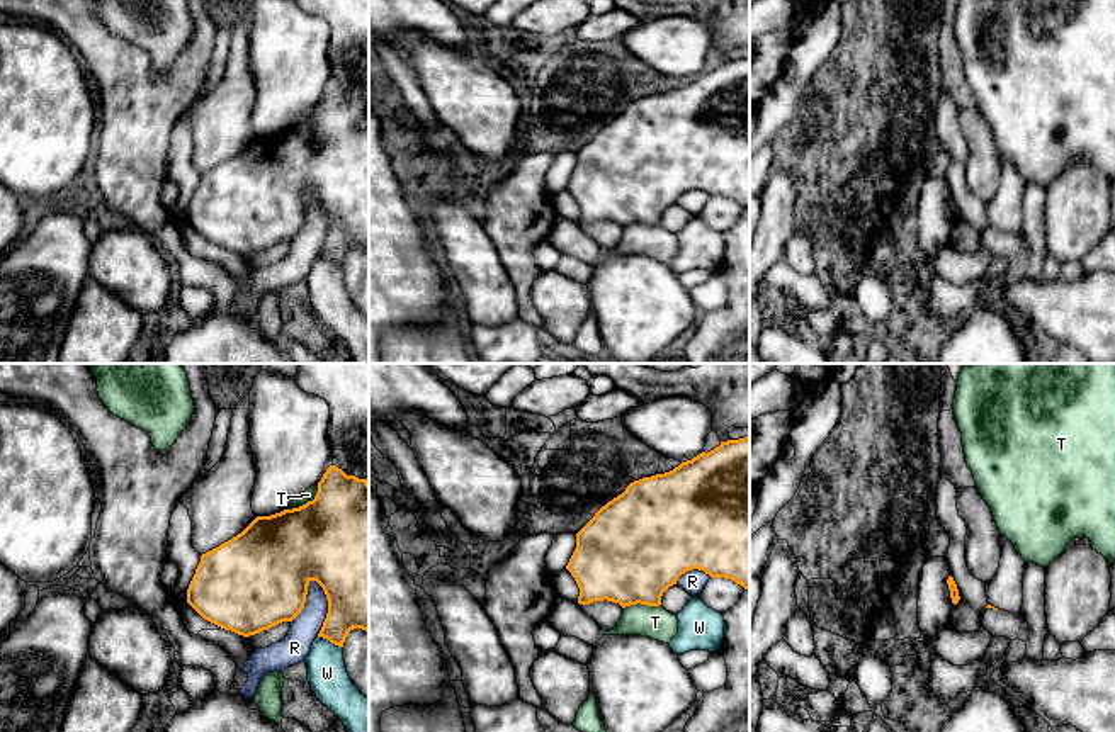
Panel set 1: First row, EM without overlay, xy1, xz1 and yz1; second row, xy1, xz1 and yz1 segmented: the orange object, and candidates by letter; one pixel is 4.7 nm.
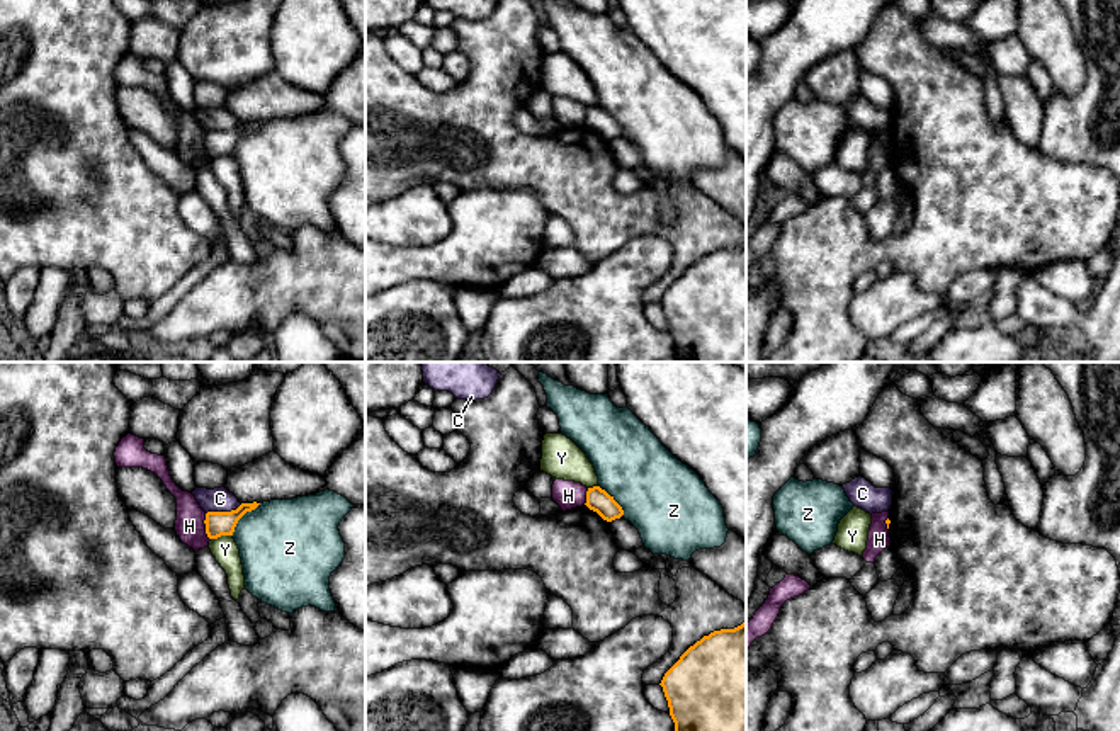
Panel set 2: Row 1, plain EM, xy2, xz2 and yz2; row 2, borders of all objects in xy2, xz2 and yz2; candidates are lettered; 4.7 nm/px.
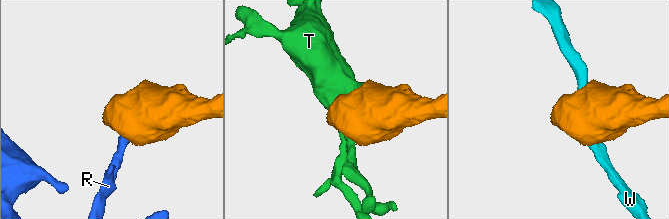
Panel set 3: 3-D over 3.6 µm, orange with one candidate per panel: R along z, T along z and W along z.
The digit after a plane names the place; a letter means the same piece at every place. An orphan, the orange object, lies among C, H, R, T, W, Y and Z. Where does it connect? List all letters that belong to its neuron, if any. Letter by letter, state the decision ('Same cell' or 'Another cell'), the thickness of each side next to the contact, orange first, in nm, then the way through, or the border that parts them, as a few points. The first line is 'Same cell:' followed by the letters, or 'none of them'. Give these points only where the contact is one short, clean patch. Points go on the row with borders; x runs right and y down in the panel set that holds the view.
Same cell: none of them
C: Another cell. Thickness 120 nm (orange) against 110 nm. Boundary: xy2 (242, 504), (230, 510), (209, 510), (206, 514)
H: Another cell. Thickness 120 nm (orange) against 140 nm. Boundary: xy2 (204, 514), (204, 532), (209, 539)
R: Another cell. Thickness 460 nm (orange) against 140 nm
T: Another cell. Thickness 480 nm (orange) against 60 nm
W: Another cell. Thickness 300 nm (orange) against 190 nm. Boundary: xy1 (318, 636), (342, 647)
Y: Another cell. Thickness 120 nm (orange) against 120 nm
Z: Another cell. Thickness 120 nm (orange) against 440 nm

